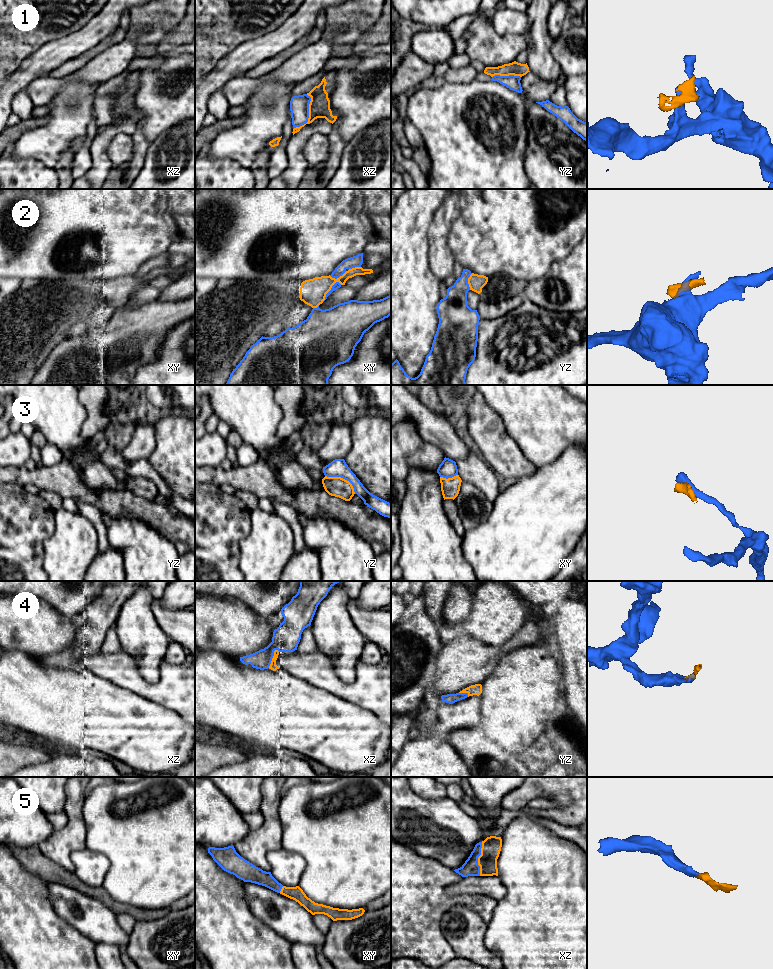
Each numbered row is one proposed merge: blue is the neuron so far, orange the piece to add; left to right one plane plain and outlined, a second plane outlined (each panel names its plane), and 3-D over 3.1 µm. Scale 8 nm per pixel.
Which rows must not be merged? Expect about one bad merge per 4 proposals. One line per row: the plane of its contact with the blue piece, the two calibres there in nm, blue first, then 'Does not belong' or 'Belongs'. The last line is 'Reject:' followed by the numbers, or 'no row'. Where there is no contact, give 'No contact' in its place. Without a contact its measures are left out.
1: Touches blue in xz. Thickness 160 nm (blue) against 170 nm. Does not belong
2: Touches blue in xy. Thickness 50 nm (blue) against 200 nm. Does not belong
3: Touches blue in yz. Thickness 140 nm (blue) against 160 nm. Does not belong
4: Touches blue in xz. Thickness 220 nm (blue) against 60 nm. Belongs
5: Touches blue in xz. Thickness 130 nm (blue) against 160 nm. Belongs
Reject: 1, 2, 3

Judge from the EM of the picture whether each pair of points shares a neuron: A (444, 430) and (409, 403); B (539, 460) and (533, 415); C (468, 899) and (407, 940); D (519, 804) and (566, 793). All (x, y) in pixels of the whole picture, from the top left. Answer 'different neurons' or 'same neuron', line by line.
A: same neuron
B: same neuron
C: same neuron
D: same neuron

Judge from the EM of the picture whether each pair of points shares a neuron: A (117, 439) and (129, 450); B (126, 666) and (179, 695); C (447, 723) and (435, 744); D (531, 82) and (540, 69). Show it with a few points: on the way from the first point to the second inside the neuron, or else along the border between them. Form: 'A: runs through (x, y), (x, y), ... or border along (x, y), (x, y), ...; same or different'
A: border along (136, 426), (132, 438), (122, 450); different
B: runs through (136, 680), (146, 690), (165, 692); same
C: border along (433, 735), (440, 737); different
D: border along (530, 71), (546, 80), (555, 80), (560, 75); different

